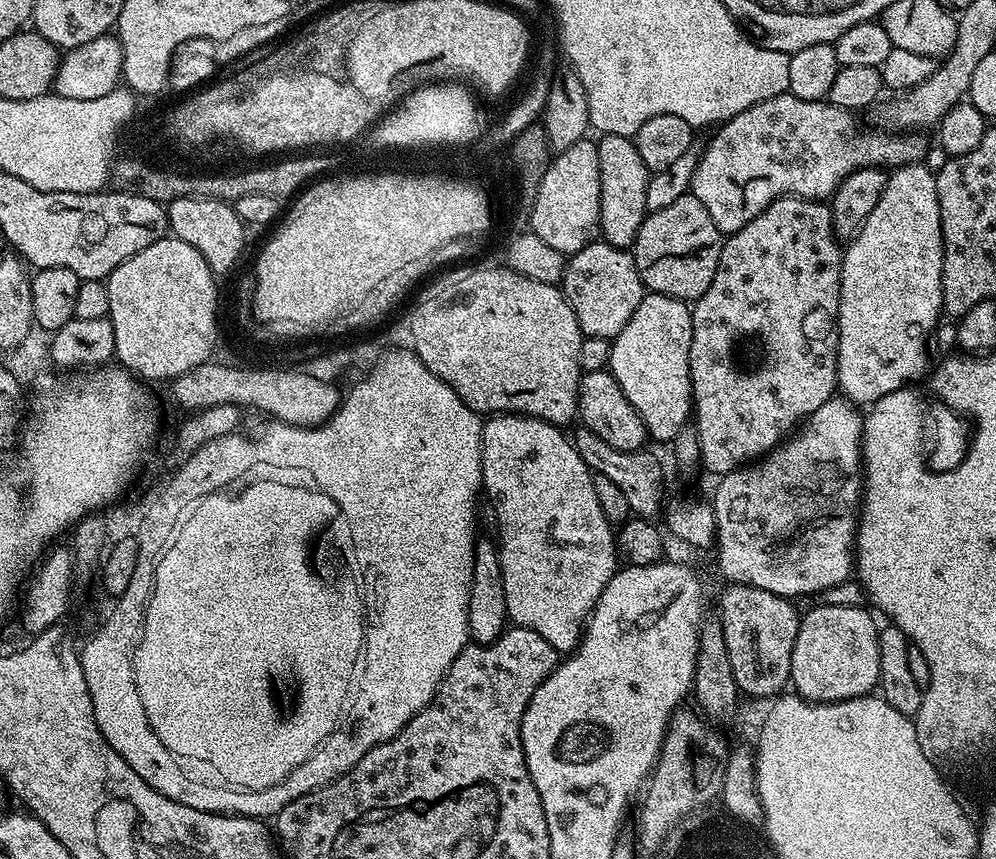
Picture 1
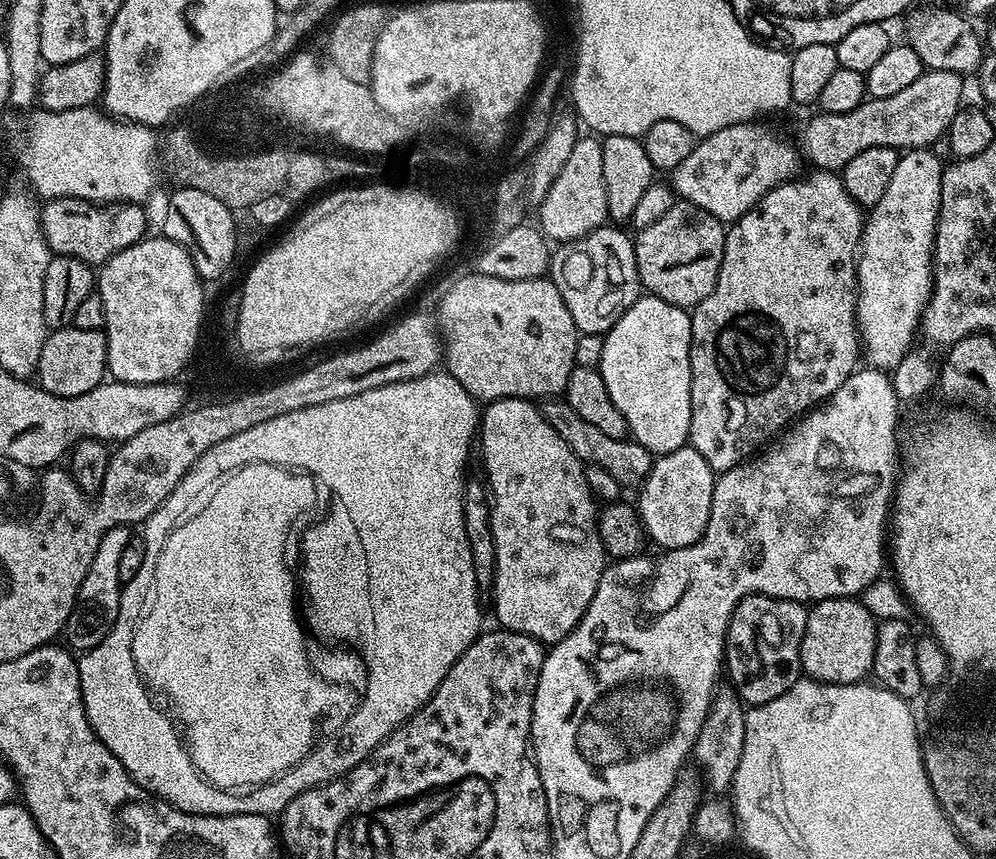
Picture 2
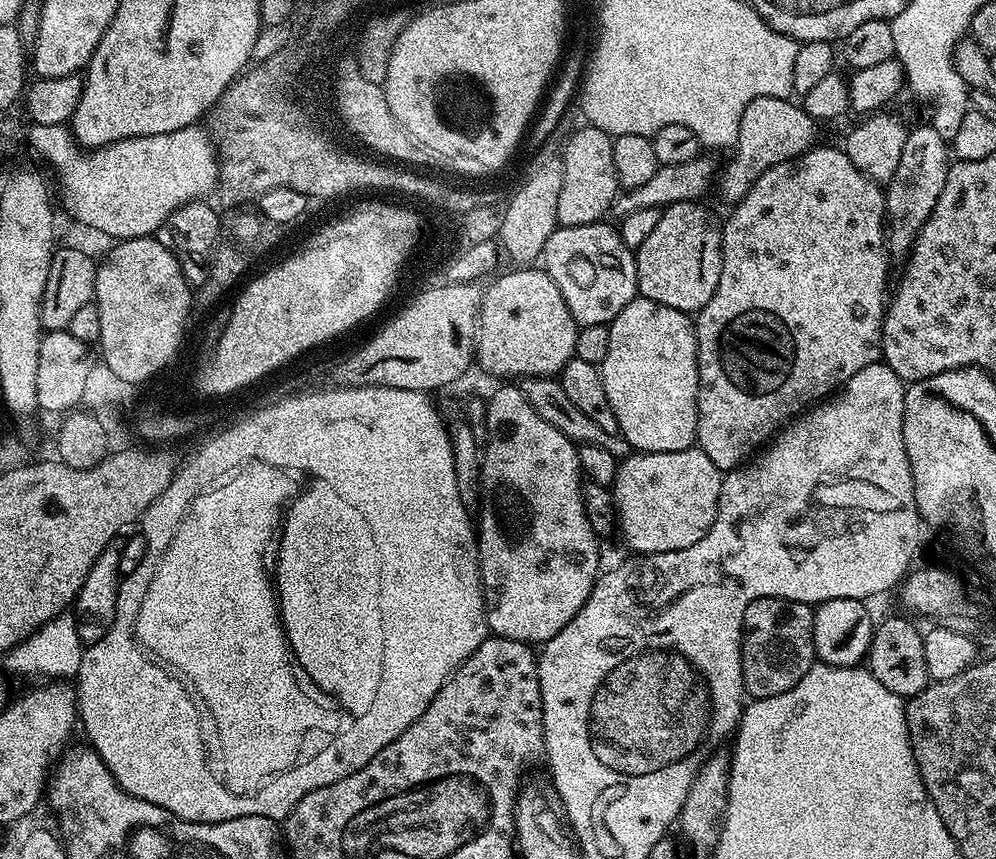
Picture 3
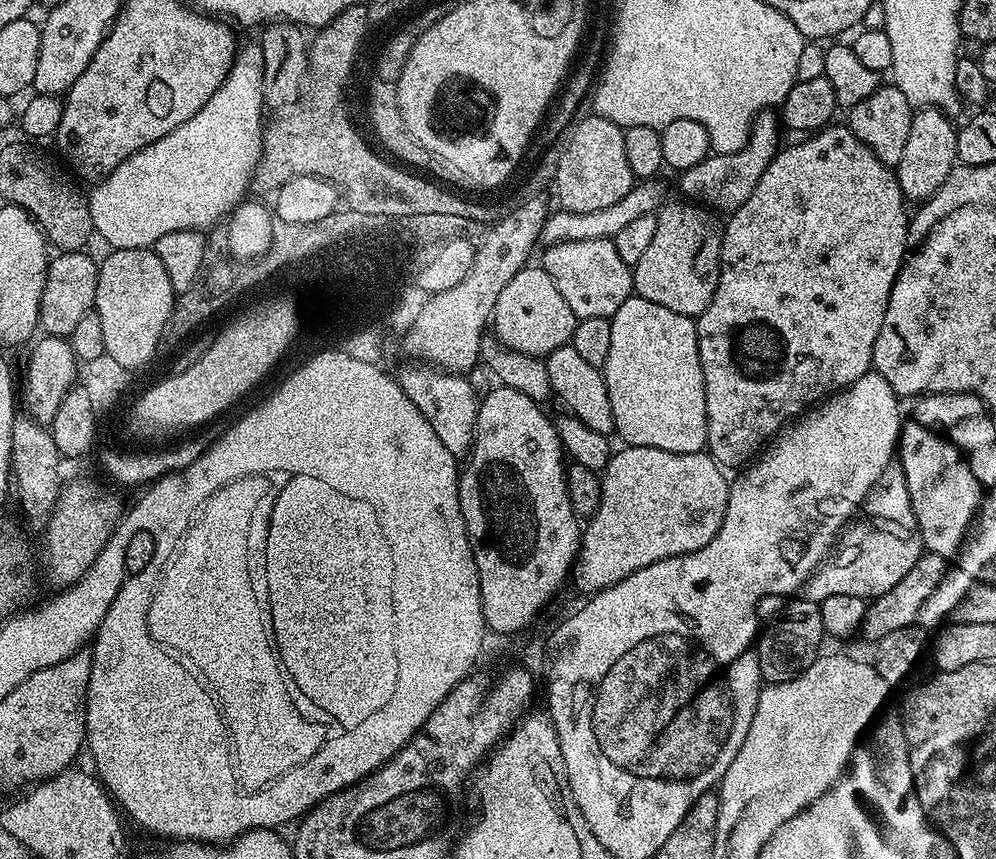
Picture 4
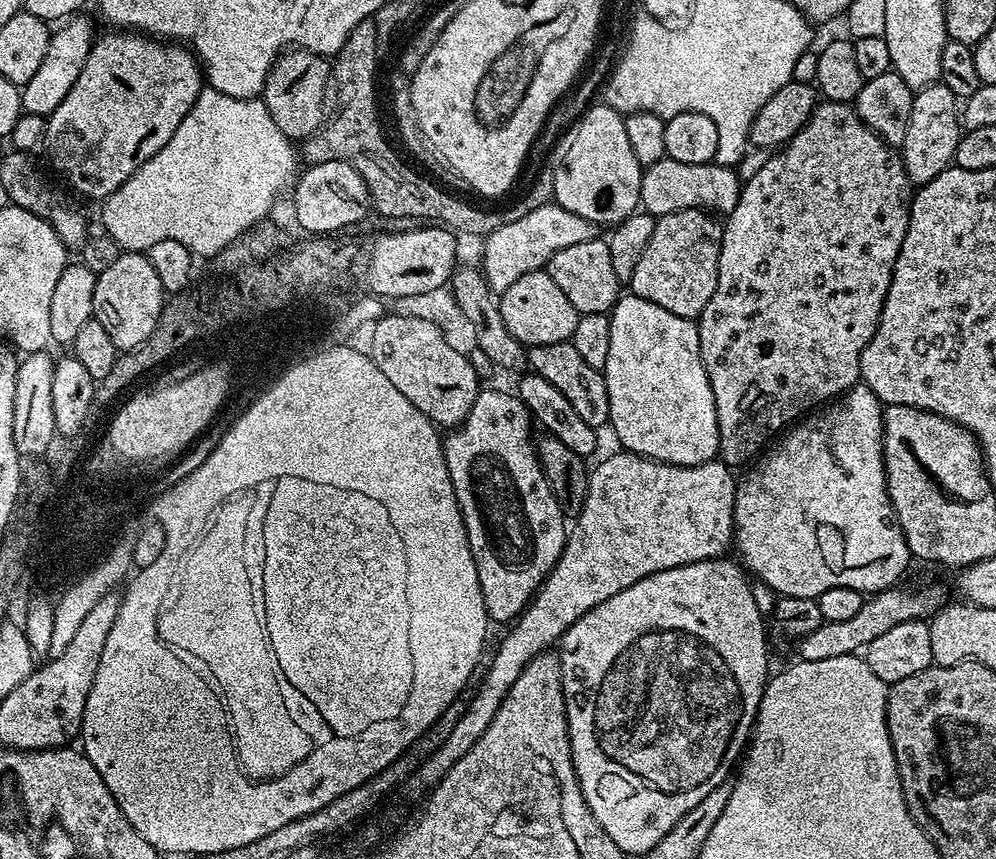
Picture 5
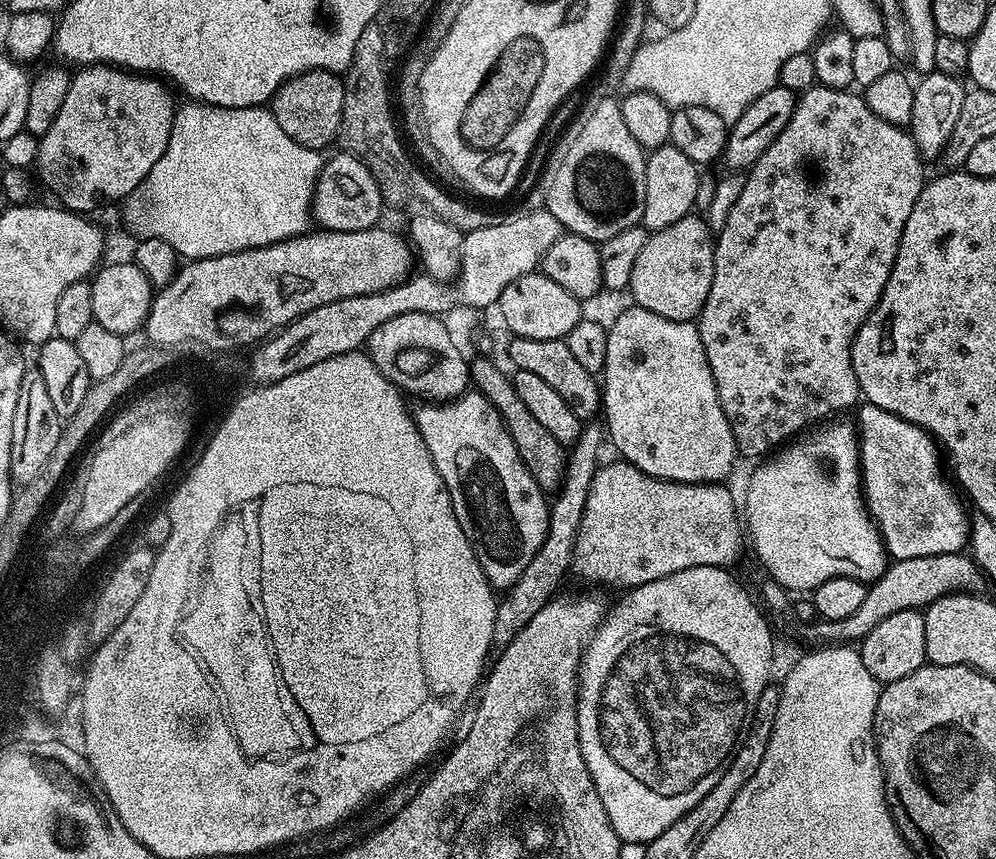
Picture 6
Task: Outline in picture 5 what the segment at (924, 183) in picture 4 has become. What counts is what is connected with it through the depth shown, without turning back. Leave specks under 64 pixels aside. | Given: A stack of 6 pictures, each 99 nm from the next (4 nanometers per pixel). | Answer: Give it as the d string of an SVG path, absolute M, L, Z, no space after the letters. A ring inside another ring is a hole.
M939 82L919 89L910 106L910 122L902 145L902 159L908 179L919 186L938 178L956 158L958 142L962 135L962 112L958 98L947 86Z

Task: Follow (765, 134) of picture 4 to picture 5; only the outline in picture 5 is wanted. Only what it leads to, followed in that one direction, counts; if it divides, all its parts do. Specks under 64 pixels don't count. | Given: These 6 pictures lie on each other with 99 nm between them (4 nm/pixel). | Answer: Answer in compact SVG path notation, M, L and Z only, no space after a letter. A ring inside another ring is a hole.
M664 157L645 167L640 202L643 211L657 218L678 210L699 208L701 211L727 214L736 207L742 187L729 165L710 163L684 163Z

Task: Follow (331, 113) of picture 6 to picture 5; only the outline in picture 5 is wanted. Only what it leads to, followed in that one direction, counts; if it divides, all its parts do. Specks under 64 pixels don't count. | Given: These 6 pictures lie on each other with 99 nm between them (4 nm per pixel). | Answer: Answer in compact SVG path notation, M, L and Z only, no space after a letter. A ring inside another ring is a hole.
M304 48L285 50L276 57L264 83L262 99L270 118L293 142L303 142L320 131L324 120L324 95L330 88L330 64L325 57Z

